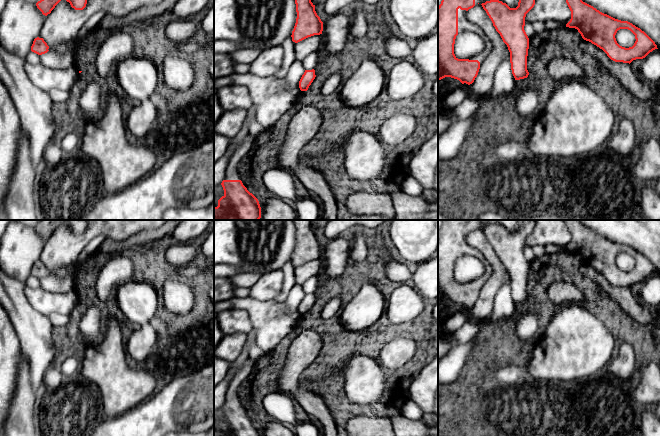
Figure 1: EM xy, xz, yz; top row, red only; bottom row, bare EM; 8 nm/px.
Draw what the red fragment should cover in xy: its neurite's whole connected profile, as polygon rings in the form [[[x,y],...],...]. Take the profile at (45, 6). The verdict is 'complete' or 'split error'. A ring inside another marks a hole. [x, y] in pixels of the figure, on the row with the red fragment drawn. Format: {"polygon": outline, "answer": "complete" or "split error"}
{"polygon": [[[40,0],[36,3],[37,8],[47,16],[61,0]]], "answer": "complete"}

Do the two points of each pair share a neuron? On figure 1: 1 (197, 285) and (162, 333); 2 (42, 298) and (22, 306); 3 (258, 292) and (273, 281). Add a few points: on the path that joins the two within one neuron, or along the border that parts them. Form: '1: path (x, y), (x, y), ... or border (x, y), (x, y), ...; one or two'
1: path (200, 301), (200, 310), (178, 332); one
2: border (25, 286), (24, 293), (28, 302), (47, 317); two
3: path (262, 290), (269, 285); one

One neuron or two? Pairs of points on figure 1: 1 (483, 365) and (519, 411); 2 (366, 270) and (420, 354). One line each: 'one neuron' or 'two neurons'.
1: one neuron
2: one neuron

